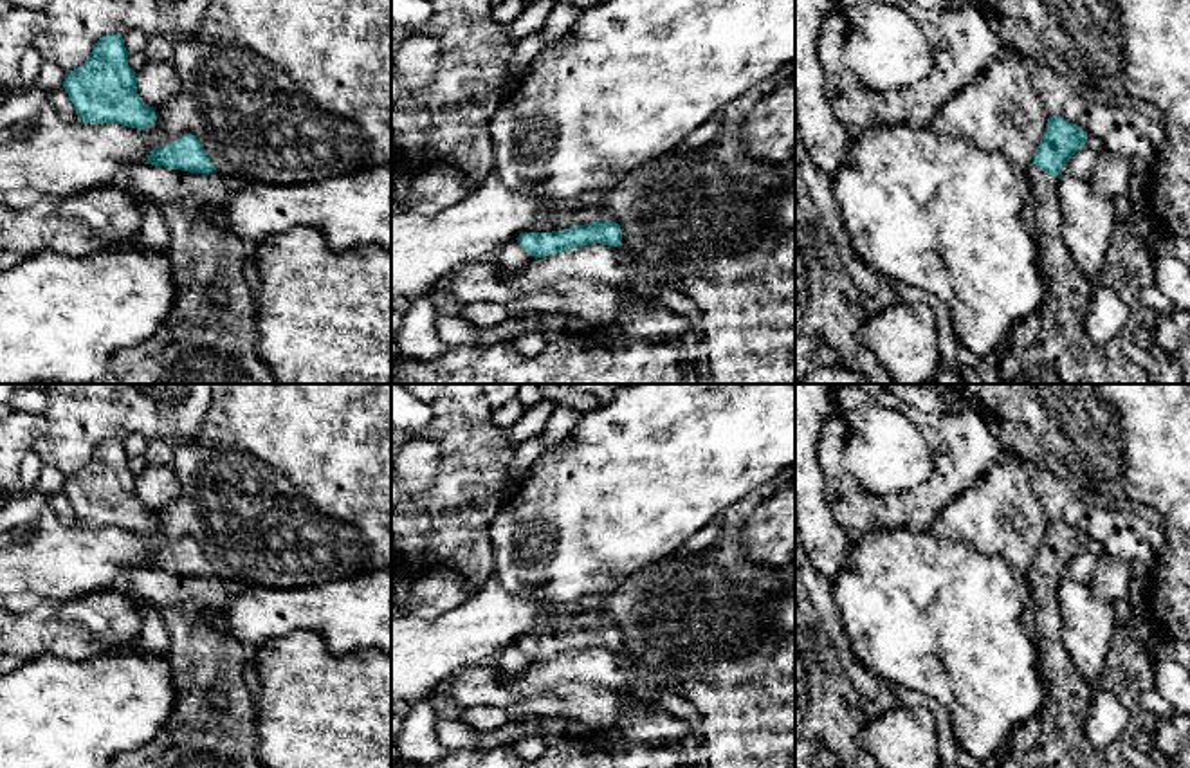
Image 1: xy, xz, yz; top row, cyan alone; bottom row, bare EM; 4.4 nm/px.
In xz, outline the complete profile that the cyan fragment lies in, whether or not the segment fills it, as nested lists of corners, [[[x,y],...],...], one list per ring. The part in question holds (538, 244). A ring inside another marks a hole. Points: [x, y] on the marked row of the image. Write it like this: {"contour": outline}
{"contour": [[[588,207],[570,211],[550,222],[541,222],[534,225],[530,233],[519,234],[516,240],[537,260],[588,243],[620,247],[622,229],[611,213]]]}

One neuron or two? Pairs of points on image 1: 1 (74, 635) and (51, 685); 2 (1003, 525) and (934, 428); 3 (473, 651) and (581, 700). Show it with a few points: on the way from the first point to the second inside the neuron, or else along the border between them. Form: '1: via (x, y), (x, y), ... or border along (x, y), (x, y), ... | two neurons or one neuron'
1: border along (107, 648), (85, 658), (36, 655), (24, 664) | two neurons
2: border along (1006, 457), (942, 511) | two neurons
3: border along (491, 660), (471, 664), (451, 676) | two neurons

